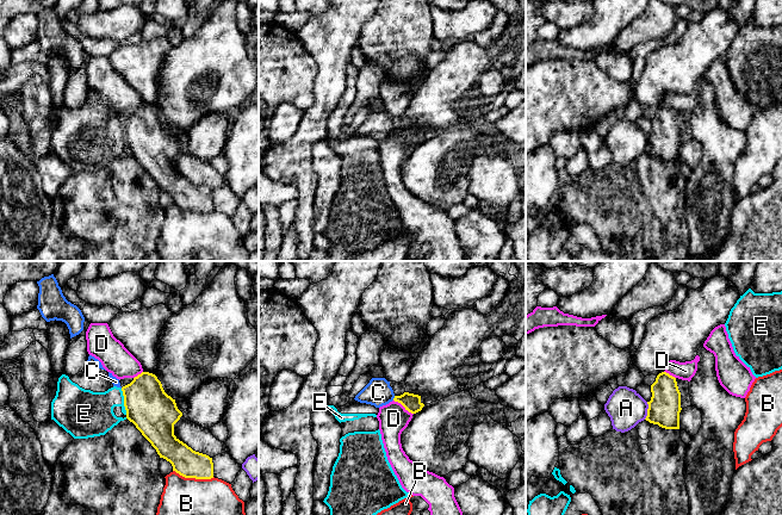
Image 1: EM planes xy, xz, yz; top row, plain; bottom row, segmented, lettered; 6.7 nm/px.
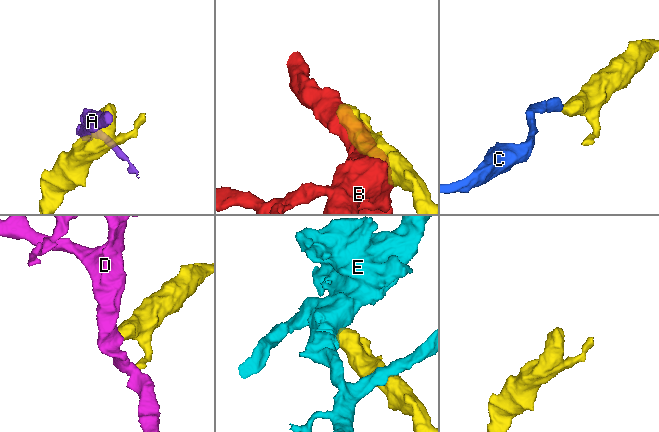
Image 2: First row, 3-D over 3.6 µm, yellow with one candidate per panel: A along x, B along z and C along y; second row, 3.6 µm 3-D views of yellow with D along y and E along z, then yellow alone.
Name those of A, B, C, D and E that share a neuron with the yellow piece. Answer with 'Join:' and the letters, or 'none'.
Join: C

